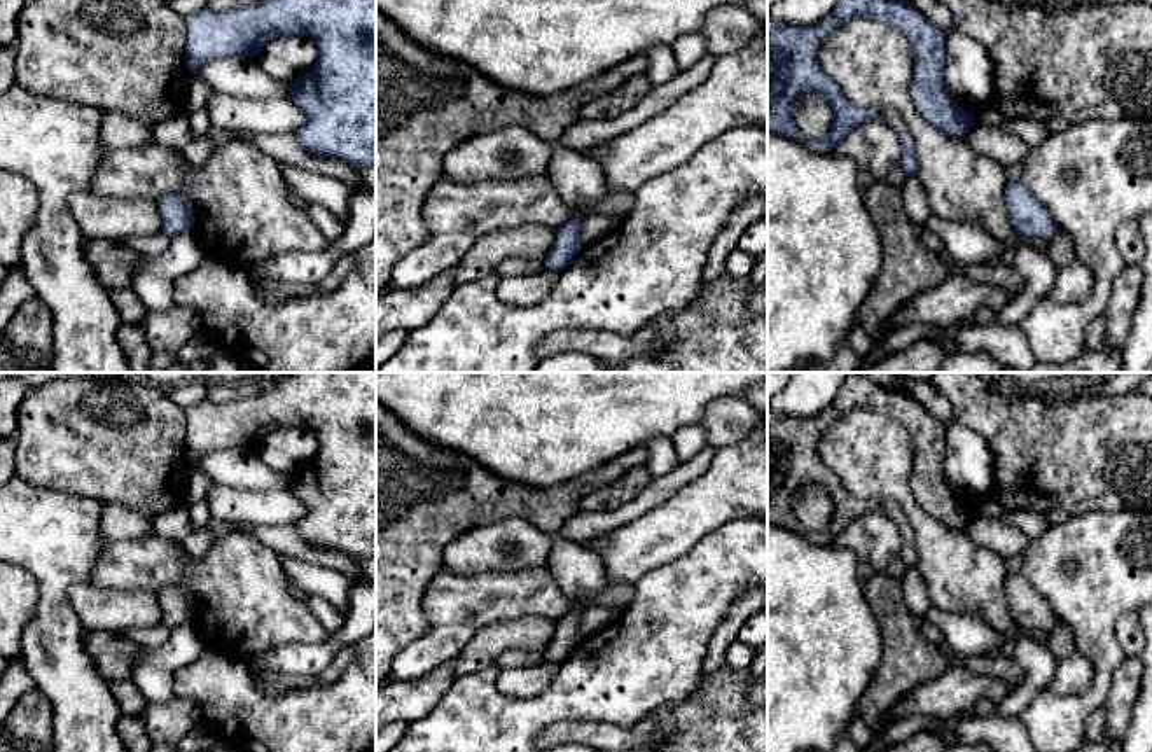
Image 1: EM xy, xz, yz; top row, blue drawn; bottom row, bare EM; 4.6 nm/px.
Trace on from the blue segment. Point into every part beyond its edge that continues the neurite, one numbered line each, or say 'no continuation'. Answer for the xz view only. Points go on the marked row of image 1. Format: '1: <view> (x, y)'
no continuation

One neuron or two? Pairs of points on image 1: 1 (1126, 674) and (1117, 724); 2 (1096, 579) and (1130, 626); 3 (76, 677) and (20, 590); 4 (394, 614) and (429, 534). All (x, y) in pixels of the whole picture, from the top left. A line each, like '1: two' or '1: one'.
1: one
2: two
3: two
4: one

